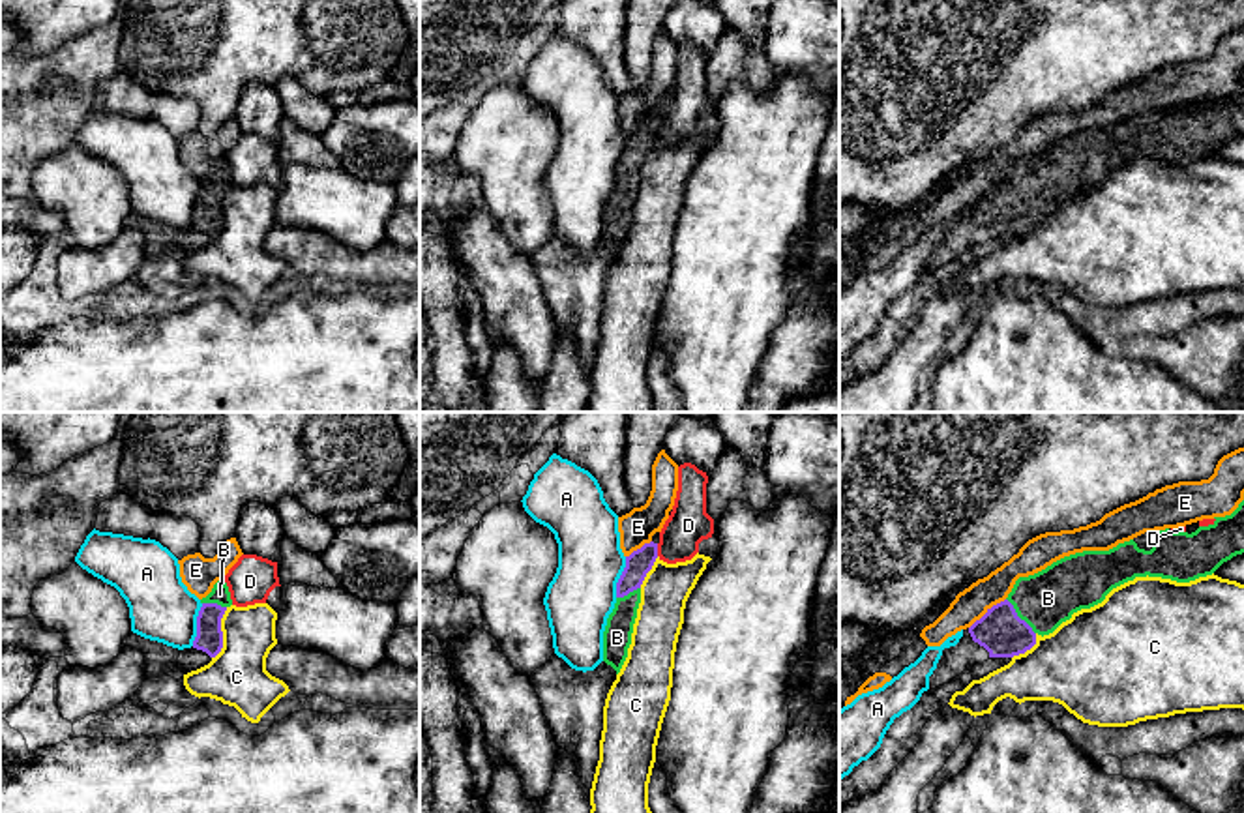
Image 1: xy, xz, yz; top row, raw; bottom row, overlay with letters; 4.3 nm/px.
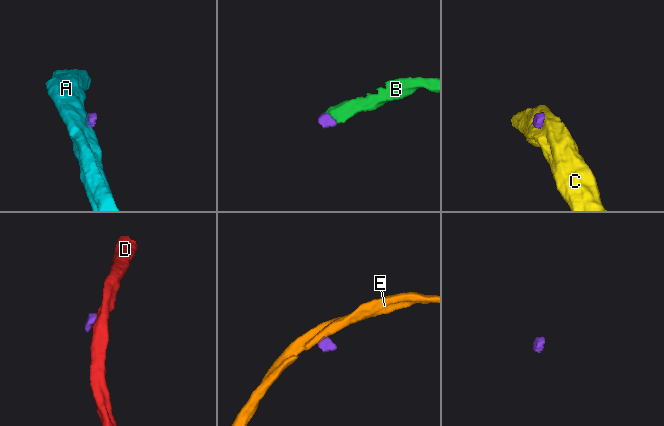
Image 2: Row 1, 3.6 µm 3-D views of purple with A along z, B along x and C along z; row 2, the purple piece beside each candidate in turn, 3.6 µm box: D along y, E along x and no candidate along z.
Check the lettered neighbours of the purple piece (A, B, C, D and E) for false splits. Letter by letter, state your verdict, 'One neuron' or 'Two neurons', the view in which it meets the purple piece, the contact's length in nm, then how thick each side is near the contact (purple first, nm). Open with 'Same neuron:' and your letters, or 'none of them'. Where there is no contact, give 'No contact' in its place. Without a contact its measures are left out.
Same neuron: B
A: Two neurons. Touches purple in xy. Shared border 190 nm. Thickness 120 nm (purple) against 280 nm
B: One neuron. Touches purple in yz. Shared border 200 nm. Thickness 200 nm (purple) against 240 nm
C: Two neurons. Touches purple in xy. Shared border 240 nm. Thickness 120 nm (purple) against 260 nm
D: Two neurons. Touches purple in xz. Shared border 60 nm. Thickness 110 nm (purple) against 180 nm
E: Two neurons. Touches purple in yz. Shared border 200 nm. Thickness 200 nm (purple) against 140 nm

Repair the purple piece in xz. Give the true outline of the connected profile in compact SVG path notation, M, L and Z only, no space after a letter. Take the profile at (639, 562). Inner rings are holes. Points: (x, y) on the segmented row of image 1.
M644 543L626 556L616 583L616 603L603 631L603 661L620 673L631 644L633 624L641 603L641 584L658 558L658 543Z

